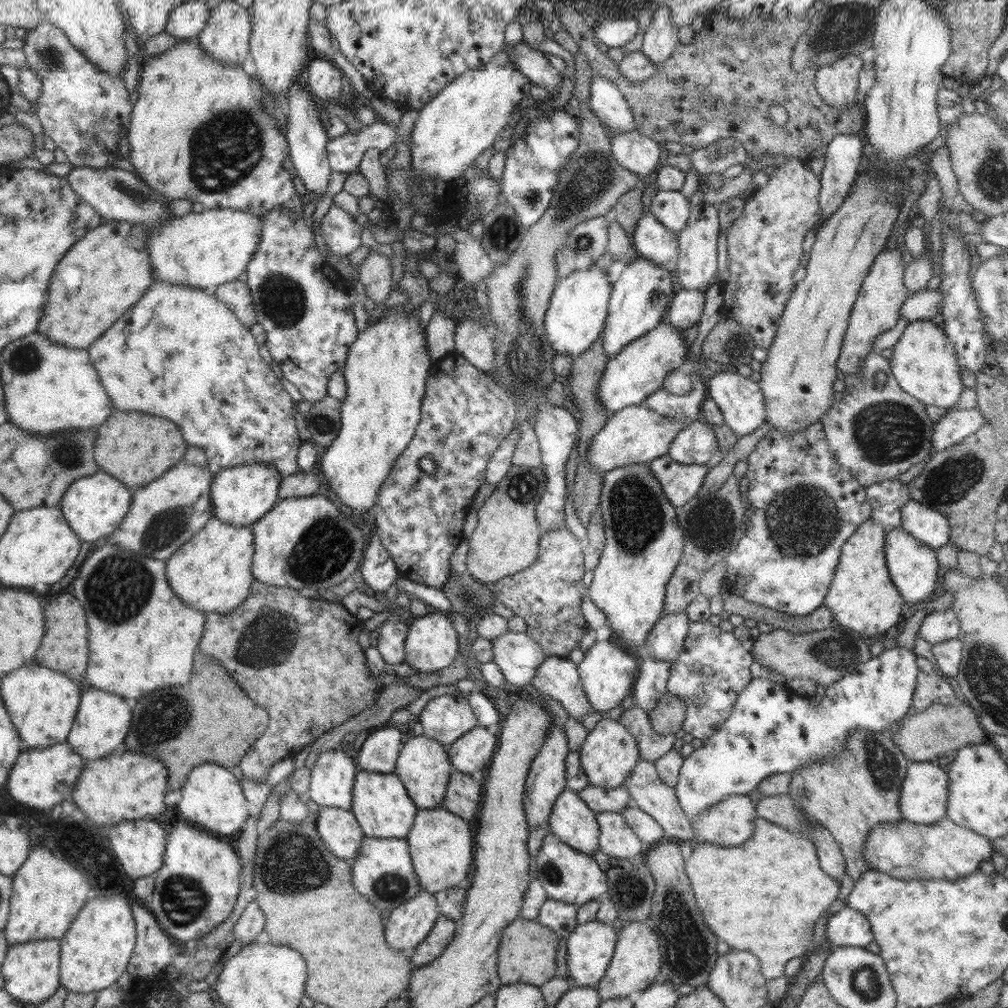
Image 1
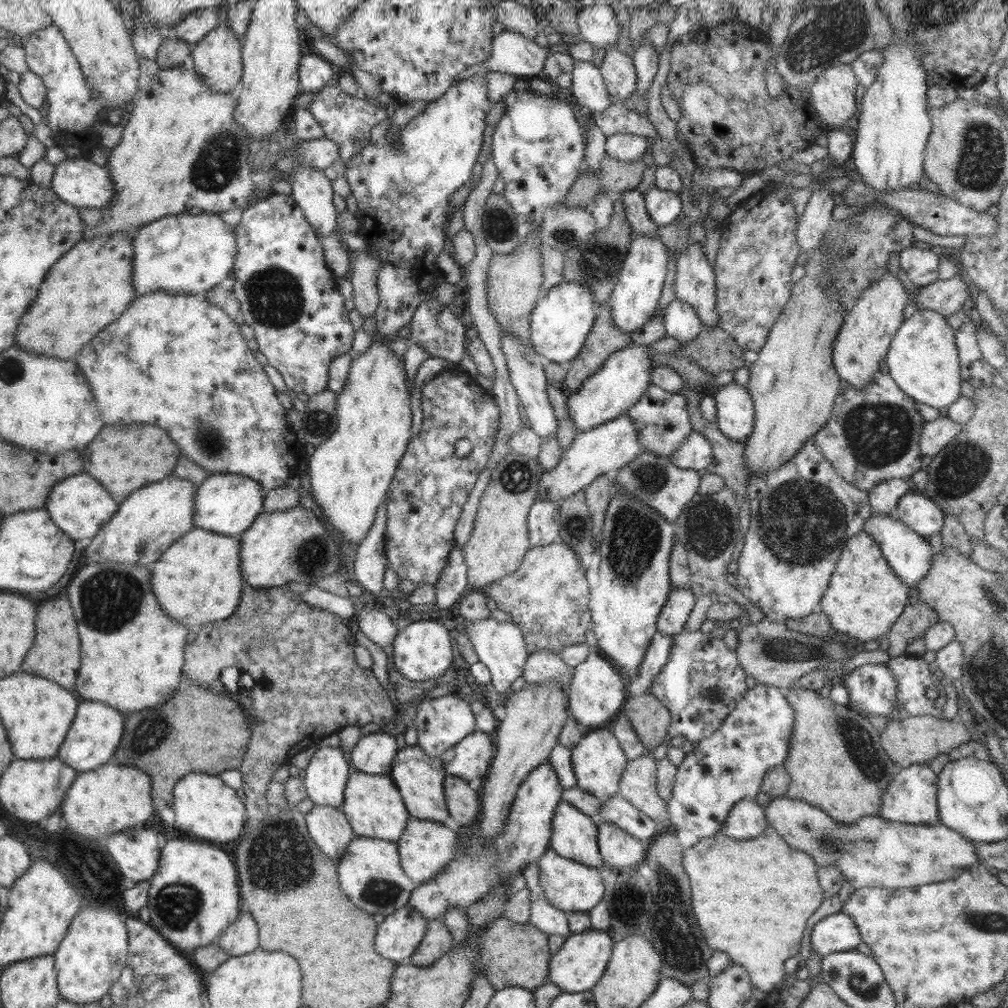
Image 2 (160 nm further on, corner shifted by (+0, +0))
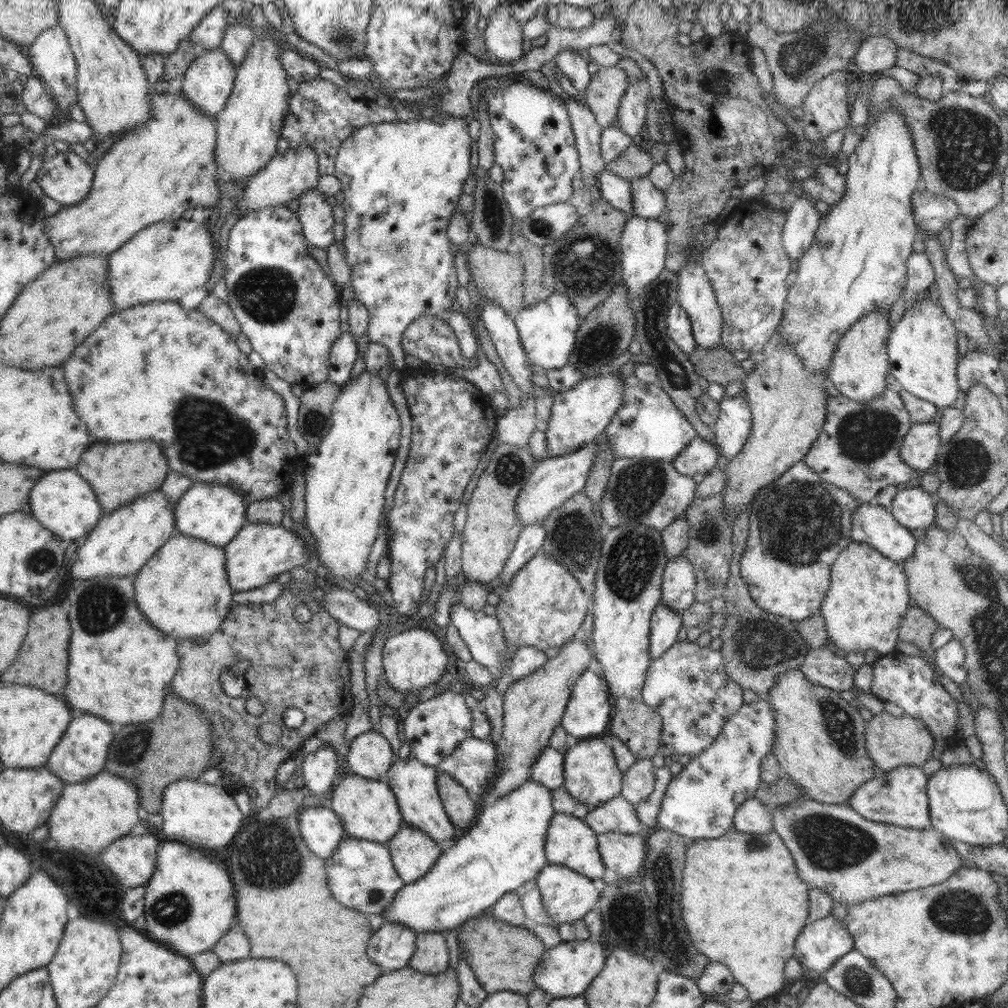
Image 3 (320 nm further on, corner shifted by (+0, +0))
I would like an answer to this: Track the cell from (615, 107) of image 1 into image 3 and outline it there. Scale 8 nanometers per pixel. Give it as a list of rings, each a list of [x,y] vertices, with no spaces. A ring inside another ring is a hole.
[[[562,50],[558,52],[552,62],[560,68],[564,73],[564,76],[572,82],[572,84],[578,89],[578,92],[584,97],[585,88],[591,79],[591,74],[588,71],[589,59],[584,53],[575,50]]]

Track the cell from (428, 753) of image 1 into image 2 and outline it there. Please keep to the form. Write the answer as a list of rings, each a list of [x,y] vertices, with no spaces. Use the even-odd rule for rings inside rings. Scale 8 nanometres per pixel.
[[[417,744],[400,749],[394,757],[390,777],[402,795],[409,815],[420,820],[444,822],[449,816],[443,782],[447,772],[440,758],[428,756]]]

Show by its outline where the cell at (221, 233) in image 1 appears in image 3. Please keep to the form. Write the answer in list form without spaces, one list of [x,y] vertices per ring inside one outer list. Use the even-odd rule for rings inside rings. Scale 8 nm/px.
[[[192,219],[160,221],[137,232],[118,251],[110,253],[107,260],[107,284],[109,284],[113,312],[147,302],[178,301],[189,290],[203,288],[210,276],[210,270],[214,268],[216,250],[217,243],[212,245],[208,227],[203,222]]]

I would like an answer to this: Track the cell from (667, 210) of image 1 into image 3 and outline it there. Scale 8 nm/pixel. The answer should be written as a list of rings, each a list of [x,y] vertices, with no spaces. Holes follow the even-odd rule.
[[[646,177],[631,180],[633,214],[645,219],[657,219],[665,207],[663,191],[656,188]]]

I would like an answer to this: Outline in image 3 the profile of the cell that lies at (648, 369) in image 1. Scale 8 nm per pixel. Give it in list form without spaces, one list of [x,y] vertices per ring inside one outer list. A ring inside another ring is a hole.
[[[603,372],[599,375],[587,376],[576,386],[553,394],[553,405],[545,432],[546,444],[550,457],[560,457],[574,452],[602,435],[612,417],[623,403],[625,386],[617,373]]]

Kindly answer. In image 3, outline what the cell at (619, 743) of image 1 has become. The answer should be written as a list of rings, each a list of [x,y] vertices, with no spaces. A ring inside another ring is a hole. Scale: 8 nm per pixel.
[[[597,736],[577,740],[563,755],[563,787],[577,802],[594,808],[621,795],[623,773],[618,768],[612,747],[605,741]]]

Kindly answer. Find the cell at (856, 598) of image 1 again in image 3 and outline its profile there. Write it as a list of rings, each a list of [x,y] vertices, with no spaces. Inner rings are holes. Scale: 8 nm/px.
[[[852,541],[831,566],[831,584],[820,607],[827,640],[844,652],[890,654],[898,647],[902,614],[912,605],[903,567],[865,542]]]

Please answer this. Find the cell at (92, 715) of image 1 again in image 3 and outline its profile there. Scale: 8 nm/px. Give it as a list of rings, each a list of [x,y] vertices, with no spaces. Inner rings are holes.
[[[74,712],[73,720],[69,723],[58,744],[53,748],[45,766],[66,784],[84,782],[96,776],[104,770],[104,762],[108,758],[108,747],[110,747],[110,742],[114,740],[112,728],[116,728],[116,726],[112,726],[111,723],[94,714]]]

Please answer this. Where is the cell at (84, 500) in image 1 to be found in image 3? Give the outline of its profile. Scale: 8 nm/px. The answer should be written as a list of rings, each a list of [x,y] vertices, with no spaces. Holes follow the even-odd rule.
[[[73,469],[46,472],[31,488],[29,503],[32,517],[62,540],[87,537],[96,523],[104,516],[92,487]]]

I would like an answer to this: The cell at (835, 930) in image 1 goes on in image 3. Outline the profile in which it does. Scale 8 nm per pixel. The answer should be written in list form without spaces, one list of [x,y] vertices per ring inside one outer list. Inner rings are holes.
[[[831,915],[812,921],[812,923],[804,926],[802,932],[800,932],[800,936],[796,938],[795,949],[794,956],[788,959],[784,965],[784,978],[788,983],[797,981],[803,976],[802,966],[806,966],[806,968],[820,974],[826,972],[844,954],[854,949],[854,941],[852,941],[852,937],[850,937],[850,933],[846,929],[846,924]]]

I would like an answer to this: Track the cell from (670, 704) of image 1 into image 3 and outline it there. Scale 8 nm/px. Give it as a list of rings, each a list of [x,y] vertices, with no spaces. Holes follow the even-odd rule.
[[[631,701],[624,711],[614,711],[610,734],[617,736],[637,759],[652,759],[659,752],[663,722],[643,701]]]

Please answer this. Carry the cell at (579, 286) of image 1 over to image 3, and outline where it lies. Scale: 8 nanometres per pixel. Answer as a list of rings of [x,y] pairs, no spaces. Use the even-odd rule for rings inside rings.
[[[551,294],[538,304],[524,307],[513,315],[526,356],[536,364],[536,368],[544,369],[559,369],[568,364],[580,319],[582,318],[577,315],[576,307],[560,294]]]

